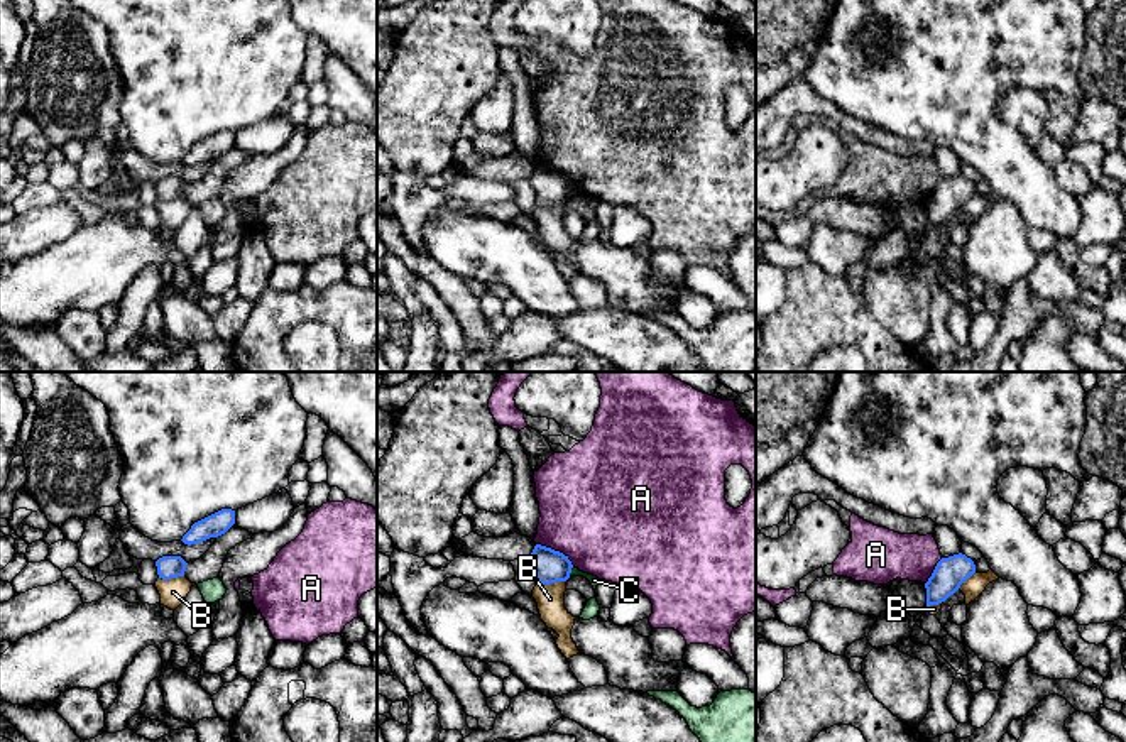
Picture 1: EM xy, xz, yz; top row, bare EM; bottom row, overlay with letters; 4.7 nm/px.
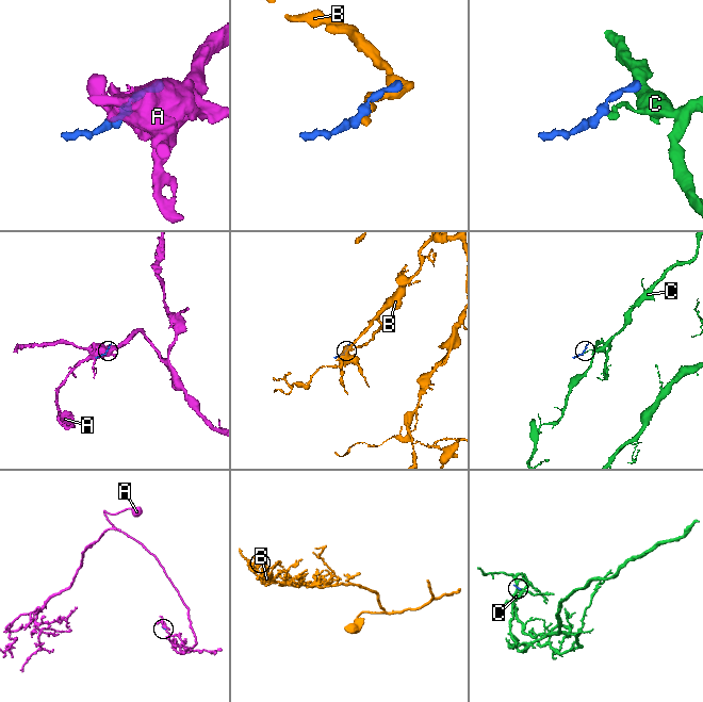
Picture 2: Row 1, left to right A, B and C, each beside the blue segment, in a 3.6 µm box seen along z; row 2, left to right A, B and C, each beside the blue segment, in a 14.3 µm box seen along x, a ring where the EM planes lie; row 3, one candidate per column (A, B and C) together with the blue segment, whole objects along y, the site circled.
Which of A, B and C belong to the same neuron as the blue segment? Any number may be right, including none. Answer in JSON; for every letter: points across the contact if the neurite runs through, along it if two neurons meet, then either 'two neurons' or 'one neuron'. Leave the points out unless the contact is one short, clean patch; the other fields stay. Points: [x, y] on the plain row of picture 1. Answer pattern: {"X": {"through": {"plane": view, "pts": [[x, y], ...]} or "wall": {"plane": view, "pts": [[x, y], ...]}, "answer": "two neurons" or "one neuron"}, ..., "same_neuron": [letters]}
{"A": {"wall": {"plane": "xz", "pts": [[536, 164], [558, 171], [573, 186]]}, "answer": "two neurons"}, "B": {"wall": {"plane": "xz", "pts": [[565, 201], [538, 205]]}, "answer": "two neurons"}, "C": {"wall": {"plane": "xz", "pts": [[573, 188], [568, 196]]}, "answer": "two neurons"}, "same_neuron": []}

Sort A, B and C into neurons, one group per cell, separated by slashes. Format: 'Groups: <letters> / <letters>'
Groups: A / B / C

